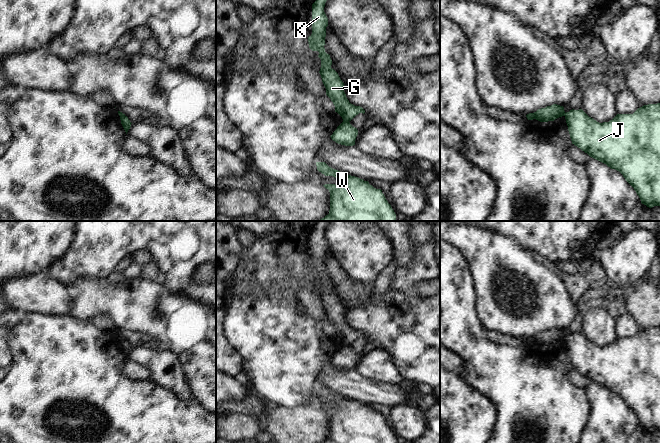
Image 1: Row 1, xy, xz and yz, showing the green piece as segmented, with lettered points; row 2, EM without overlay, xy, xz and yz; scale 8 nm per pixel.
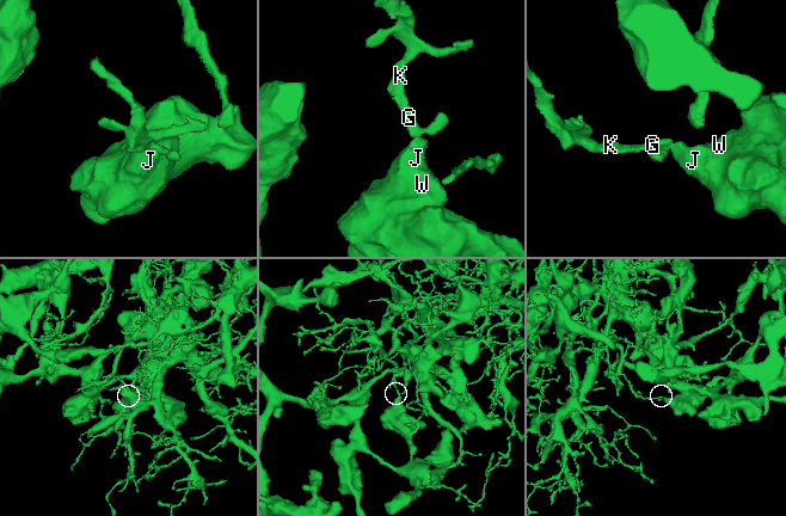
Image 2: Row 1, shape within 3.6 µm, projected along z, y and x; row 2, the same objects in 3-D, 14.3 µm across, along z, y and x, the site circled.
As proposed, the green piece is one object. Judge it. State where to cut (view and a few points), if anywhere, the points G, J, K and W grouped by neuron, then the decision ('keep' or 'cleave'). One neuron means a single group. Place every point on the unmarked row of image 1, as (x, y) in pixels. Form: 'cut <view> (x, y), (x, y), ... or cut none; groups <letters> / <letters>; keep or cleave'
cut xz (343, 344), (348, 346); groups G K / J W; cleave

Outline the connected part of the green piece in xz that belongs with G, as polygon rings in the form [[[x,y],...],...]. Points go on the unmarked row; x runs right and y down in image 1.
[[[316,221],[312,228],[312,258],[308,261],[309,272],[318,275],[321,283],[320,299],[326,312],[326,319],[331,323],[337,336],[345,346],[351,345],[359,337],[365,337],[360,330],[355,330],[349,326],[344,316],[344,307],[338,297],[331,292],[332,284],[325,276],[324,270],[326,261],[326,251],[328,242],[324,236],[326,225],[330,221]]]

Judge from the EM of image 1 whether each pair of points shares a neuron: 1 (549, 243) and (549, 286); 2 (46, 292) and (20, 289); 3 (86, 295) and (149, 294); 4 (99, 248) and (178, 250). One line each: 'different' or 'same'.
1: different
2: same
3: same
4: same

